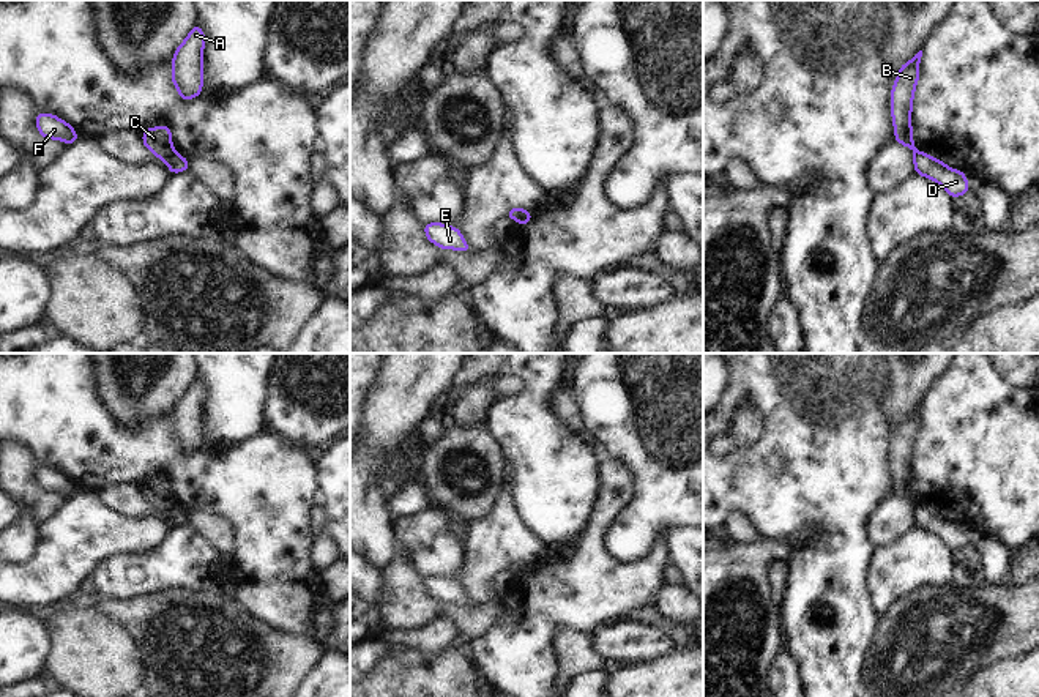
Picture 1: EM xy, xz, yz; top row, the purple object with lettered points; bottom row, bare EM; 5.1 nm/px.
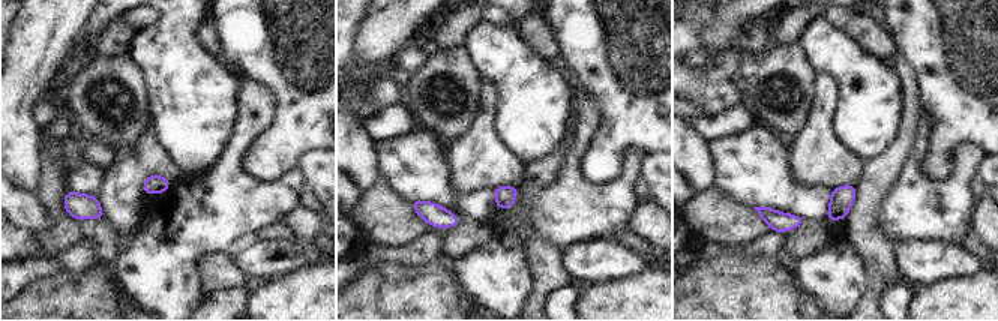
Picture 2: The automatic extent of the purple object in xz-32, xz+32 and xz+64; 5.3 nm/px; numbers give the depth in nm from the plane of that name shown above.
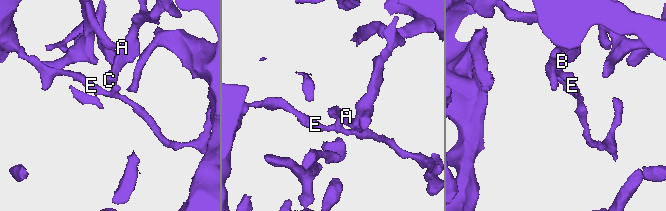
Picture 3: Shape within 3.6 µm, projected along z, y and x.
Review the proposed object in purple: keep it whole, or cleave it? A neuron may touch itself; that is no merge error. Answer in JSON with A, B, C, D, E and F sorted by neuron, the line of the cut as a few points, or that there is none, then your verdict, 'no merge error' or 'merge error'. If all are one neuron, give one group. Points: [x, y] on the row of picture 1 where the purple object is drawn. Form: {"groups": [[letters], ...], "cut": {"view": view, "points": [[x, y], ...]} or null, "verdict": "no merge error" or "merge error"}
{"groups": [["A", "B", "C"], ["D", "E", "F"]], "cut": {"view": "xy", "points": [[175, 152], [163, 158]]}, "verdict": "merge error"}

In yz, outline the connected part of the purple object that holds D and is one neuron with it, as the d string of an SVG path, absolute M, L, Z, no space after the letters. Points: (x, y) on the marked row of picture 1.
M924 151L914 155L913 166L914 173L937 181L952 199L970 192L965 172L954 170Z

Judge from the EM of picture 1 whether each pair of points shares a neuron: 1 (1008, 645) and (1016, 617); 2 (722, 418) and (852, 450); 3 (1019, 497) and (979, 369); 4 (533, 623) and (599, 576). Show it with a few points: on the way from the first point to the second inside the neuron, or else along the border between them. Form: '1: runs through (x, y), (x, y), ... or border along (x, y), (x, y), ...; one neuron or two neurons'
1: runs through (1008, 639), (1009, 623); one neuron
2: runs through (749, 391), (793, 391), (819, 417); one neuron
3: runs through (1003, 465), (979, 439), (979, 401); one neuron
4: runs through (549, 607), (562, 595), (574, 595), (584, 588); one neuron

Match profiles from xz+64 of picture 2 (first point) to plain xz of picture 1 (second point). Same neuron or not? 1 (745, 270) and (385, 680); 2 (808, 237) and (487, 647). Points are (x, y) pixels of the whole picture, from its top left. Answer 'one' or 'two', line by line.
1: one
2: two

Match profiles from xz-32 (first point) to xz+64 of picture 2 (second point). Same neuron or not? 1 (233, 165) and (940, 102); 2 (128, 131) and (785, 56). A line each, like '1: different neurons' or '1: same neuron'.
1: different neurons
2: same neuron

